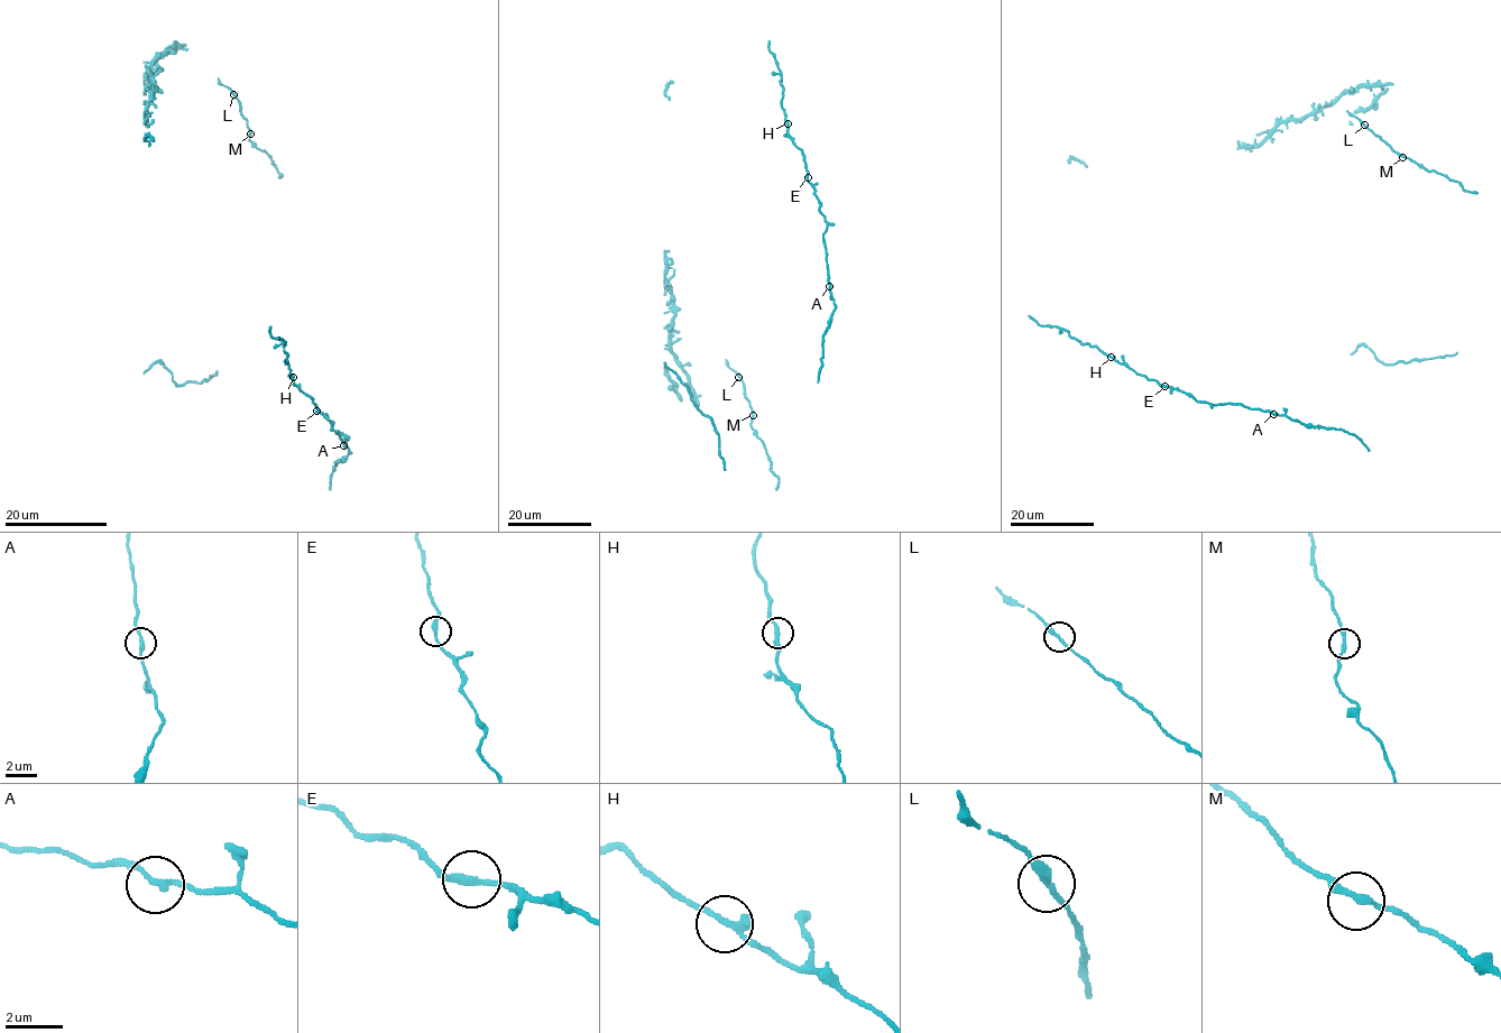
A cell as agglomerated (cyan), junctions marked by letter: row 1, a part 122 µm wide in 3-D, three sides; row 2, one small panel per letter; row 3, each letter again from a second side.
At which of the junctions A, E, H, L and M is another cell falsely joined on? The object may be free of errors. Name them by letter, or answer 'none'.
none

